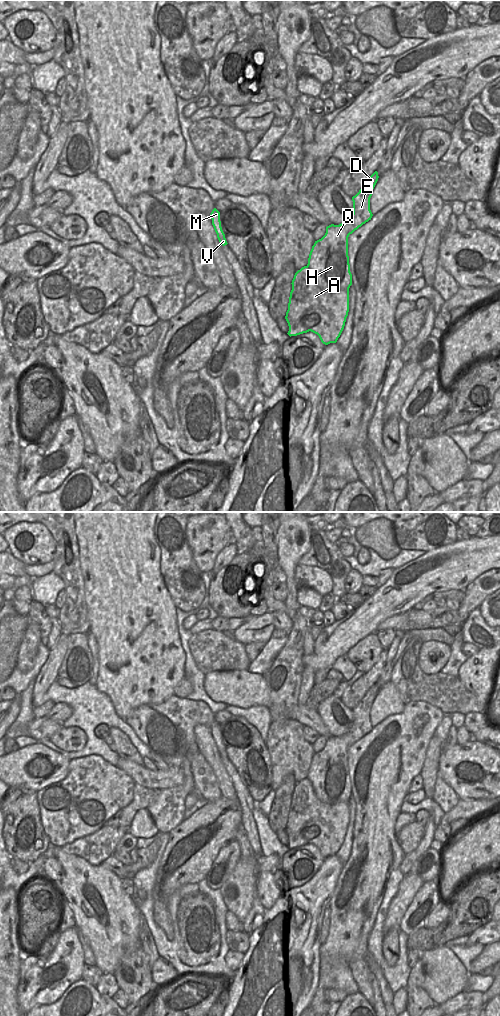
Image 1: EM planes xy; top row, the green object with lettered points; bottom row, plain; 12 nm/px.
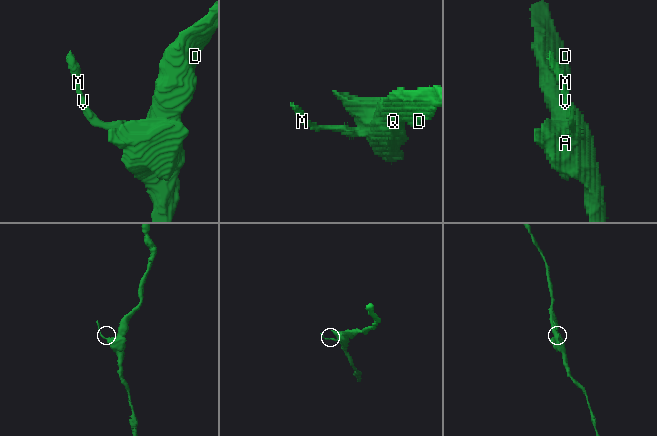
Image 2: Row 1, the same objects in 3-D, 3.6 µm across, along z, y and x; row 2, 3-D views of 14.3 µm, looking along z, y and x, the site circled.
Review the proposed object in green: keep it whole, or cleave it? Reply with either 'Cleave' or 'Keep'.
Cleave.

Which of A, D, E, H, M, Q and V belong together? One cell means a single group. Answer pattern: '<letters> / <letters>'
A M V / D E H Q

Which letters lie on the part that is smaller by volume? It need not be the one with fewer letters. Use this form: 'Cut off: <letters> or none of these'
Cut off: A, M, V

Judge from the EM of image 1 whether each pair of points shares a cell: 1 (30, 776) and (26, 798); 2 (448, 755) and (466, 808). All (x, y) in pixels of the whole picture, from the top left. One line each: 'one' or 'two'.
1: two
2: two

